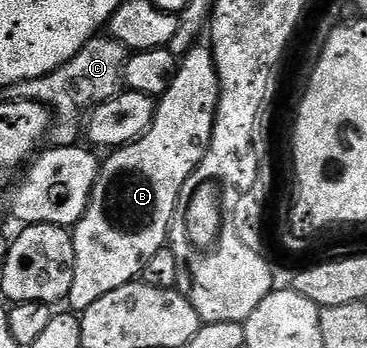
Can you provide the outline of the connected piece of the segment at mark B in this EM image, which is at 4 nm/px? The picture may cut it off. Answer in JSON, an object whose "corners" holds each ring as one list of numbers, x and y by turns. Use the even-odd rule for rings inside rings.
{"corners":[[211,47,189,48,179,61,176,77,159,97,150,127,101,163,86,214,71,229,74,282,66,304,73,313,83,314,110,290,133,283,146,262,166,247,178,194,210,146,219,97]]}

